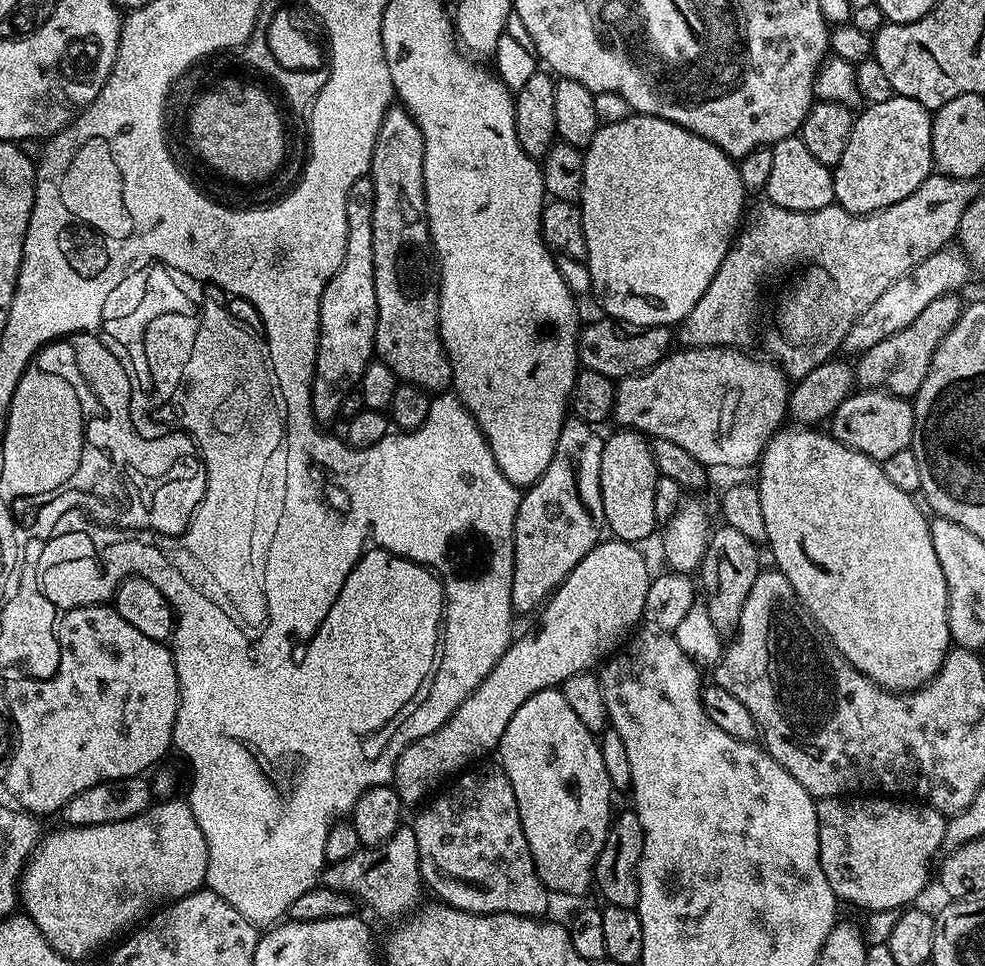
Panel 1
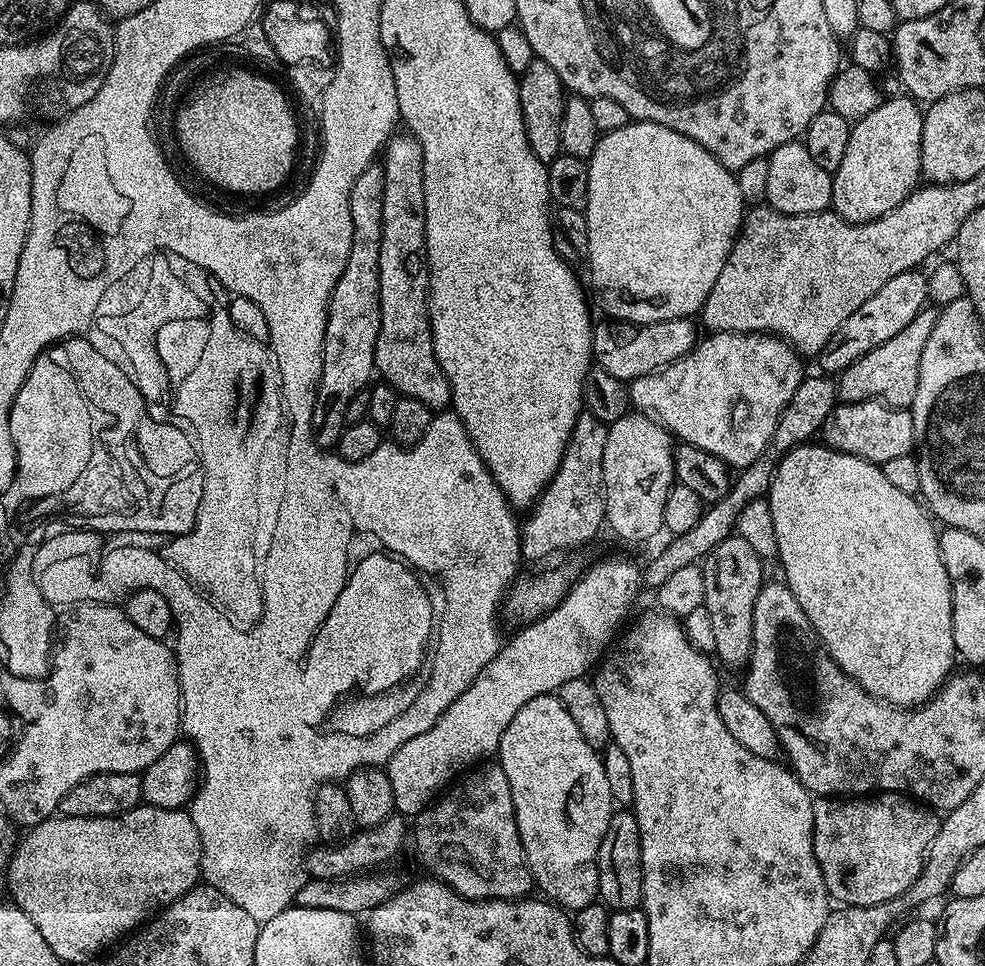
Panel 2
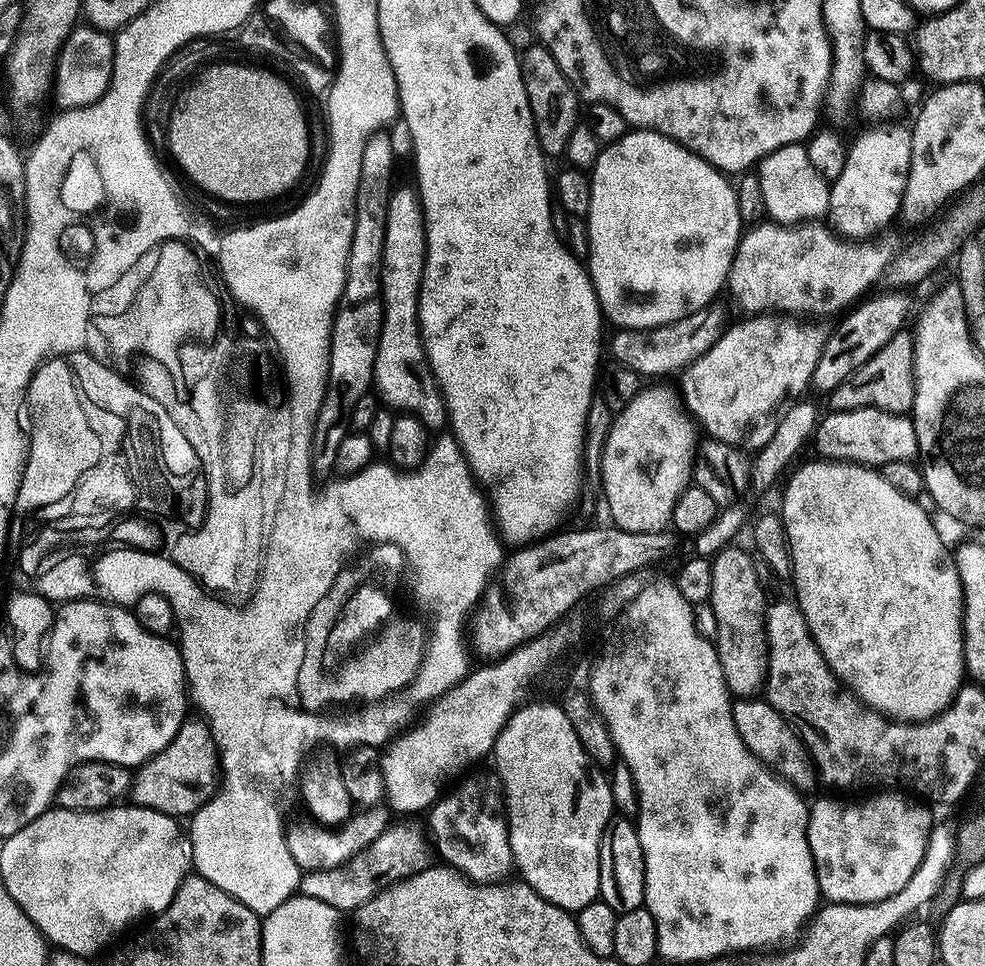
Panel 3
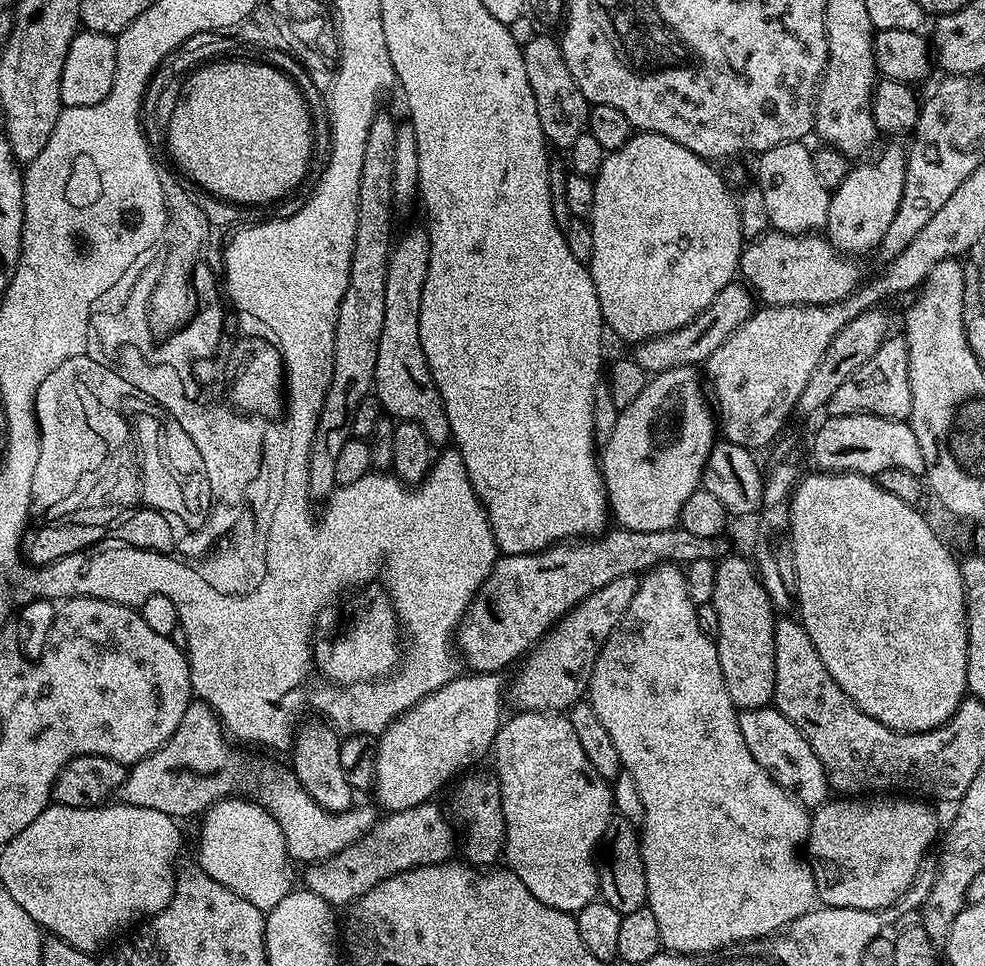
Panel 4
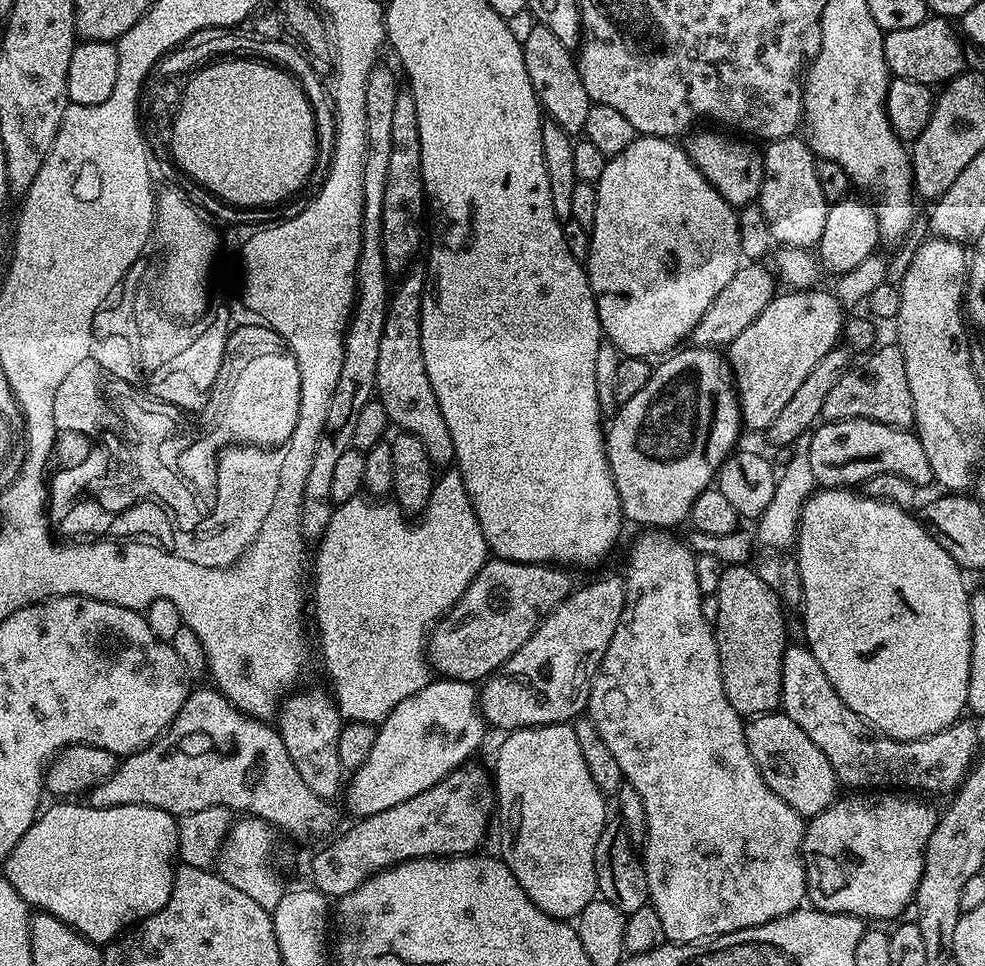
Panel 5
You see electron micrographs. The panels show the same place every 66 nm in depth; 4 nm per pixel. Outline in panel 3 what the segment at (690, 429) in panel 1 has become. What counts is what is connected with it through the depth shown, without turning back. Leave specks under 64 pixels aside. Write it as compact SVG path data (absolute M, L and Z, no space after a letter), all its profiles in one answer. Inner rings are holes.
M778 314L749 315L747 318L744 318L744 321L742 321L741 324L736 324L733 328L725 327L723 331L721 331L718 342L714 342L714 346L710 346L710 350L706 350L706 354L702 354L702 358L698 358L691 366L683 369L682 375L679 377L679 379L681 378L680 388L684 391L684 398L682 394L683 407L685 409L688 407L689 410L692 411L693 417L691 416L691 419L695 421L697 425L700 423L701 426L708 431L707 435L711 437L711 439L717 440L718 442L724 442L741 450L749 450L748 448L752 448L751 450L759 450L762 446L766 446L766 442L770 442L770 437L774 434L774 430L778 430L778 422L780 421L782 409L789 402L803 397L805 393L807 393L804 391L806 391L807 388L810 388L810 385L812 384L812 375L814 374L814 366L820 357L820 347L824 345L826 339L823 331L820 333L814 328L804 328L800 324L803 323L783 318Z

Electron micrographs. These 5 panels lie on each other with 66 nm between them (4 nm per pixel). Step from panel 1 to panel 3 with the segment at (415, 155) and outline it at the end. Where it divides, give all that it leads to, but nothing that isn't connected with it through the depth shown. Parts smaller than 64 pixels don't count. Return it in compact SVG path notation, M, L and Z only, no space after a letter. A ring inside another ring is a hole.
M412 186L409 188L393 187L390 210L386 210L386 246L384 247L382 282L380 283L380 297L384 299L384 321L382 322L382 334L378 338L378 354L374 358L374 388L382 400L382 395L384 395L383 403L385 405L391 406L401 413L418 417L430 430L440 430L436 428L445 427L446 424L444 395L440 392L440 385L436 383L436 375L432 373L432 367L428 364L418 318L420 287L427 253L428 243L424 237L424 211L420 205L419 191Z

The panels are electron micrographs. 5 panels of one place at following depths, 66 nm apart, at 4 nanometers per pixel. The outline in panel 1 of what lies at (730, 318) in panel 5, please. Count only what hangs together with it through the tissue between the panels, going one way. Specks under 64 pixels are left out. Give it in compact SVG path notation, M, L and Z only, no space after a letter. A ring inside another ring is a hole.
M611 319L596 320L593 324L585 323L578 333L576 355L579 363L589 372L600 372L609 376L613 382L619 382L625 376L634 376L653 368L658 361L669 355L674 344L674 332L671 327L641 328L633 331L633 336L624 336L625 329L617 326Z

